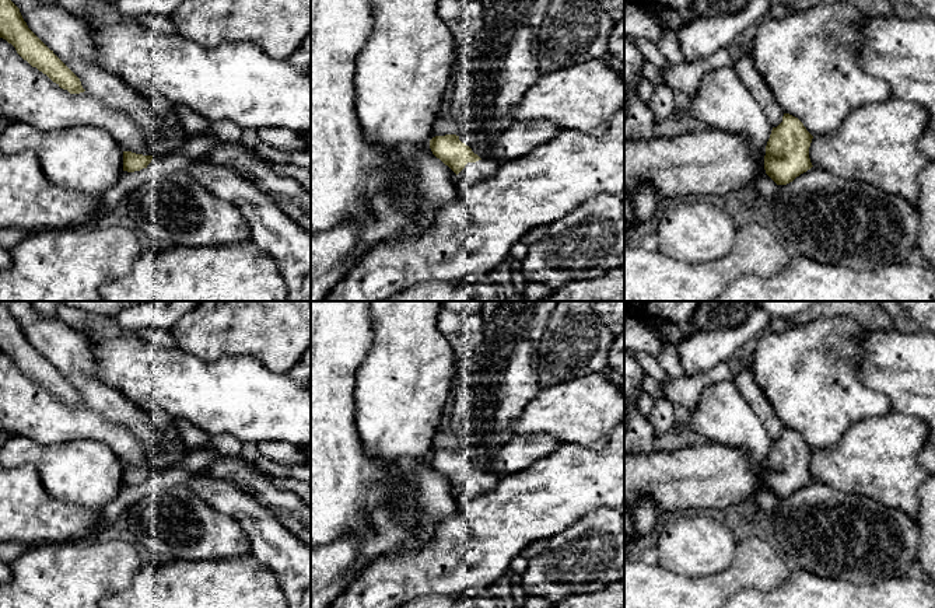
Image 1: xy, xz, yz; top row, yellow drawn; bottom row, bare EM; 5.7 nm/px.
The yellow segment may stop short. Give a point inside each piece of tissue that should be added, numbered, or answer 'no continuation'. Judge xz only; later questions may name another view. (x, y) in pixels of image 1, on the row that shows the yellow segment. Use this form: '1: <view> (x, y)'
1: xz (472, 173)

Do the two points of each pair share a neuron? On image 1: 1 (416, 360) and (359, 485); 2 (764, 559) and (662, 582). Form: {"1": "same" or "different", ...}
{"1": "different", "2": "same"}

